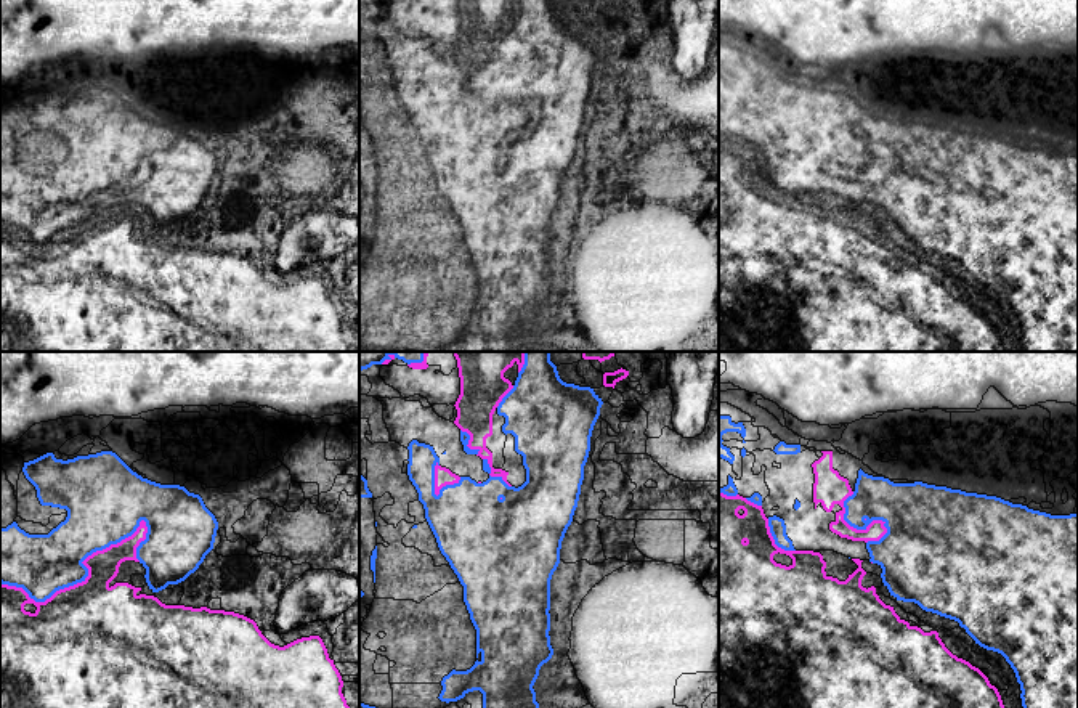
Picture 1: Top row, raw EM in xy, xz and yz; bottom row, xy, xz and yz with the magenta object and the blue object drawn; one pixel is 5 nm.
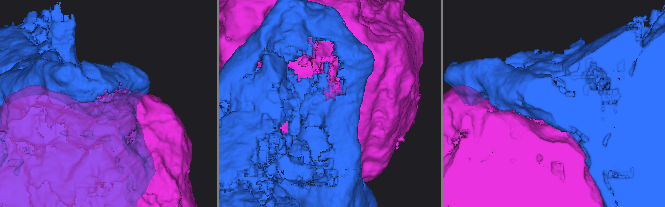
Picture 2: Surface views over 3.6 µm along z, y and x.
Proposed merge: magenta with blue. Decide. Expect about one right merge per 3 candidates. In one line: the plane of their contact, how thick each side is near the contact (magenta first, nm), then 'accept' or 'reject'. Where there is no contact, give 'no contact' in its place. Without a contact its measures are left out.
xy | 460/300 nm | reject

